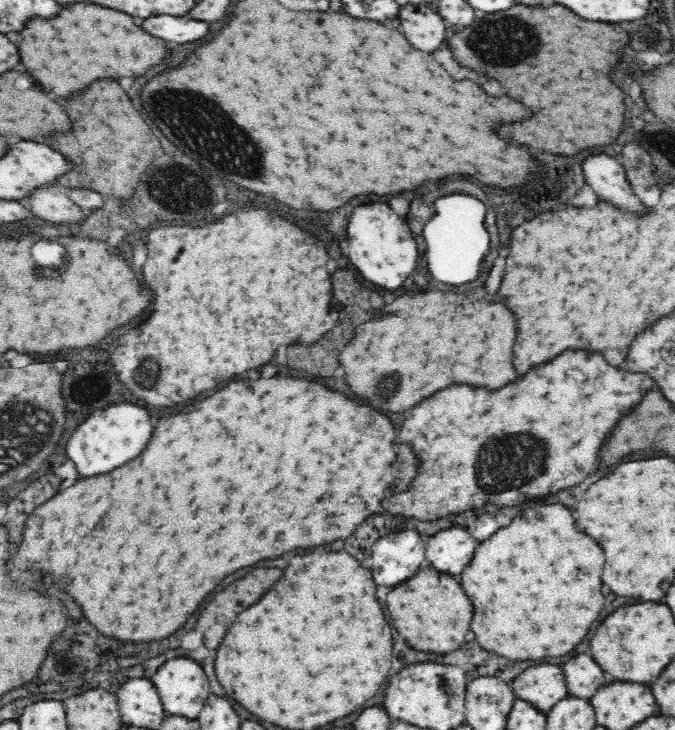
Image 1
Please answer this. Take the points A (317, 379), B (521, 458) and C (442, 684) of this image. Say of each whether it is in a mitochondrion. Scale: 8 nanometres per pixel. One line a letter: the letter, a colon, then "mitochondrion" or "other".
A: other
B: mitochondrion
C: mitochondrion

